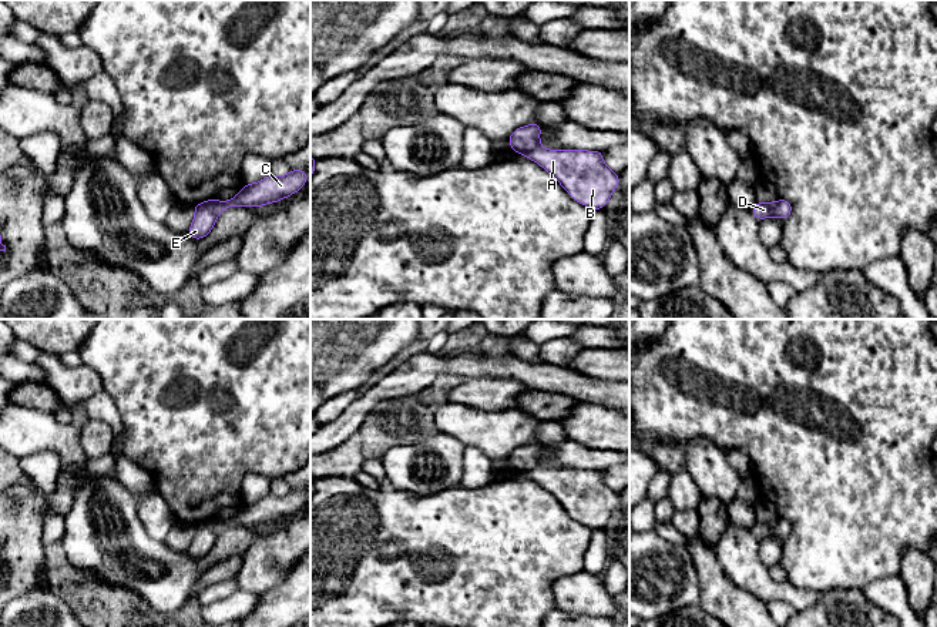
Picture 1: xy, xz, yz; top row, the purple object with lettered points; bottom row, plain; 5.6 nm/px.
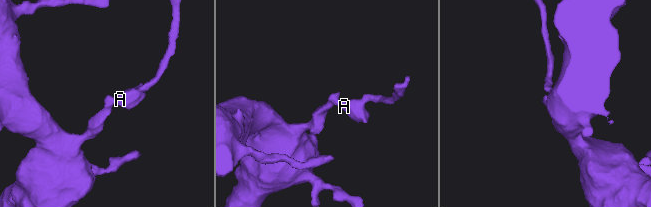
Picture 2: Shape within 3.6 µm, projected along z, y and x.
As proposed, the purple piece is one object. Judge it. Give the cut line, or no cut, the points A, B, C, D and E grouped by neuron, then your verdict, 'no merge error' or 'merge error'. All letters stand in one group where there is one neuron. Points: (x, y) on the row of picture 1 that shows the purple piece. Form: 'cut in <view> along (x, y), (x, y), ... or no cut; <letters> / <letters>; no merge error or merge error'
cut in xz along (538, 144), (524, 154); A B C / D E; merge error

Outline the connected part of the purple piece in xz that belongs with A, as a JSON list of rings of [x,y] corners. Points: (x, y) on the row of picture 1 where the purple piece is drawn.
[[[538,145],[524,155],[540,164],[575,201],[592,211],[604,208],[619,185],[618,174],[604,164],[602,151],[547,150]]]

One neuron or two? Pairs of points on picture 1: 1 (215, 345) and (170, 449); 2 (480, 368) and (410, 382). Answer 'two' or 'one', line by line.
1: one
2: one

